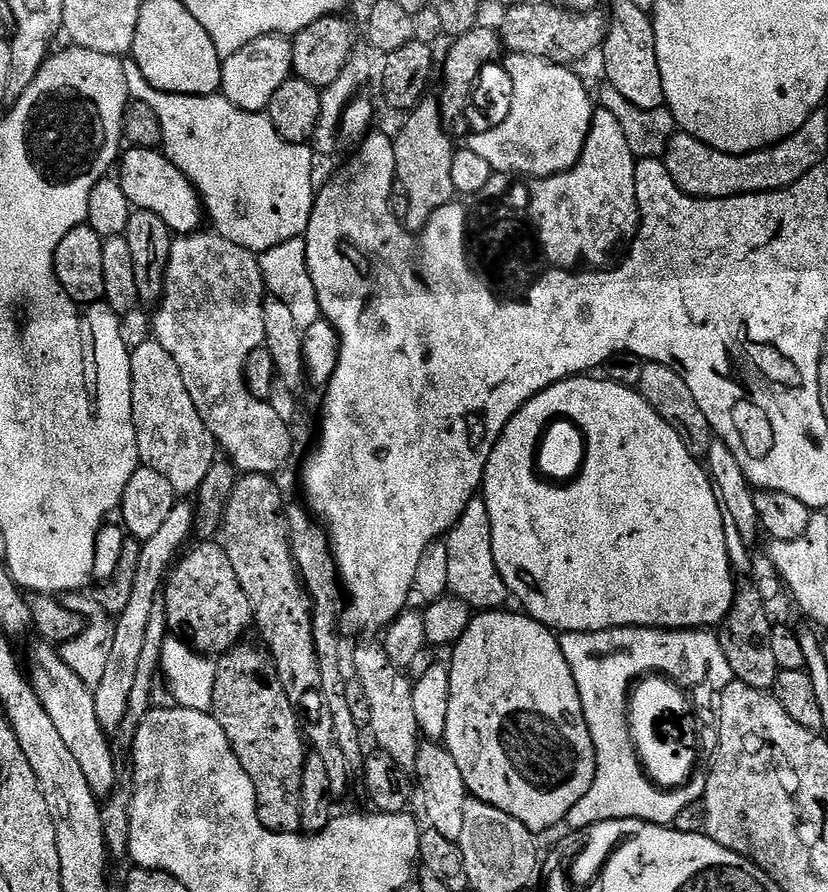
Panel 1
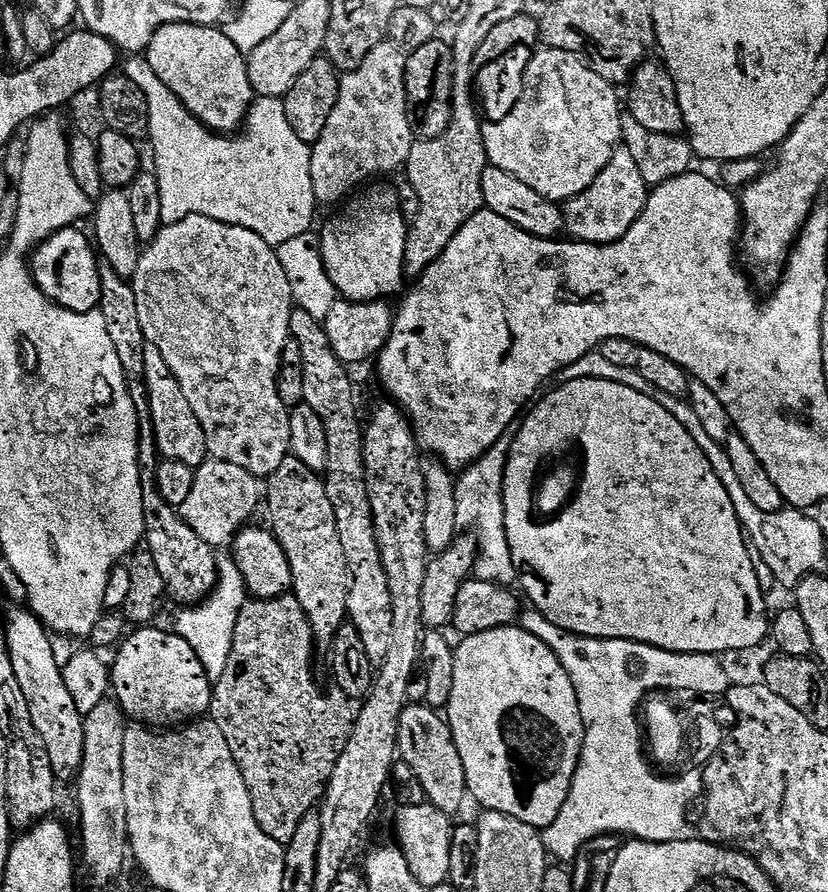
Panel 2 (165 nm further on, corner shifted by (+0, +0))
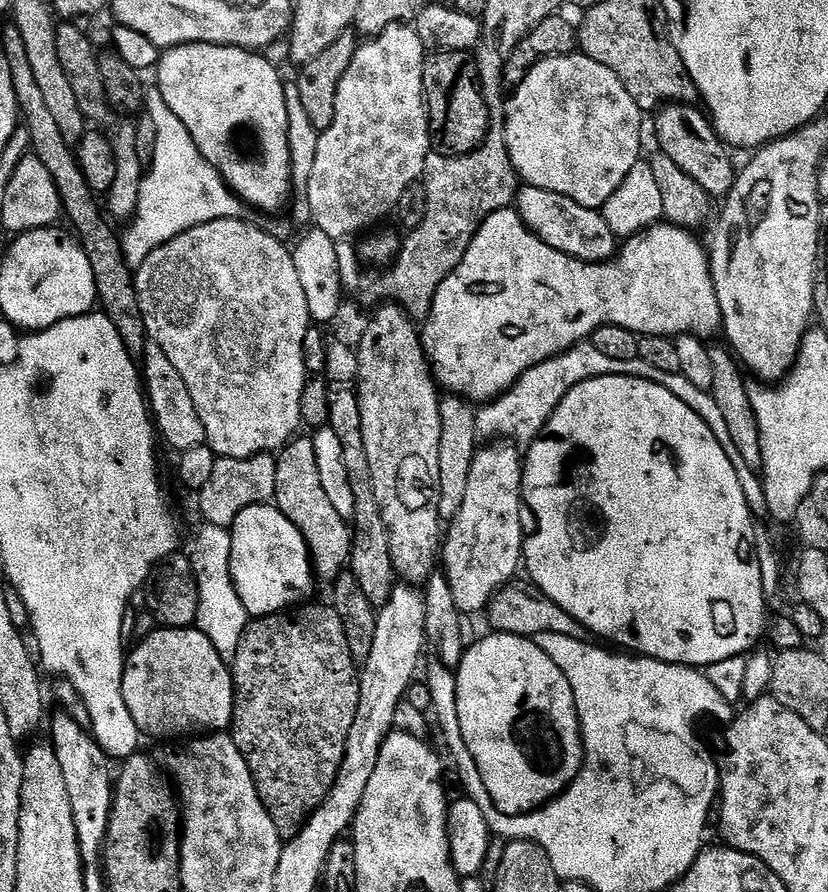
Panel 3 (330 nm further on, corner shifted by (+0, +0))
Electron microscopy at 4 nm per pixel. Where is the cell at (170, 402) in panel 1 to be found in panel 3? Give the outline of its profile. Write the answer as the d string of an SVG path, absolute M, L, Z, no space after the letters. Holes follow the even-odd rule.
M148 342L144 346L142 357L142 387L146 393L150 415L159 439L177 453L190 450L194 446L205 443L206 430L198 418L198 410L194 410L194 398L190 398L190 390L186 390L186 382L182 382L182 374L170 366L170 358L162 354L158 345Z

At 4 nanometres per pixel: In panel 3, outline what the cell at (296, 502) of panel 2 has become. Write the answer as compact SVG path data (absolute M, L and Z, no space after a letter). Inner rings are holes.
M295 437L277 455L274 503L302 534L311 554L313 573L317 579L323 583L326 581L326 584L333 583L351 561L351 527L323 492L311 437Z

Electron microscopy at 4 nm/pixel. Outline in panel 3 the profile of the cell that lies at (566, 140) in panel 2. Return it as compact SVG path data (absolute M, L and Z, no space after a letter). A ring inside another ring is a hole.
M571 54L539 60L525 74L525 80L514 88L504 110L502 131L512 168L529 188L550 190L574 198L578 206L600 210L610 194L622 186L626 174L641 163L640 131L644 128L645 117L634 98L630 98L626 86L618 82L618 74L606 70L606 66L589 56Z

